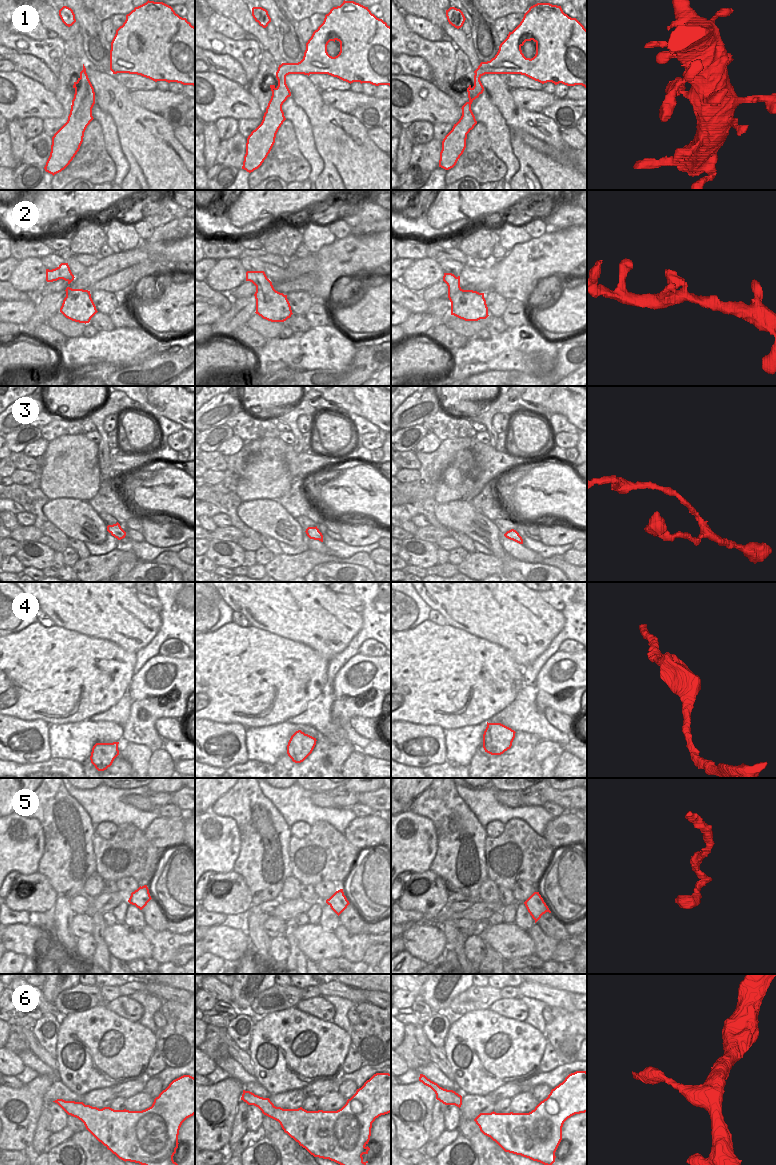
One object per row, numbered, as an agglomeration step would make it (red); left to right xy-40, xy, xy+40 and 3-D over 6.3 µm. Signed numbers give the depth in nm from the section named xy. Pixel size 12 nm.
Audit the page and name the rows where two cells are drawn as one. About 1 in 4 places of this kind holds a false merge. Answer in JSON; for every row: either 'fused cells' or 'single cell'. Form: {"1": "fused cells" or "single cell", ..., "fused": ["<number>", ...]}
{"1": "single cell", "2": "single cell", "3": "single cell", "4": "single cell", "5": "fused cells", "6": "single cell", "fused": ["5"]}

